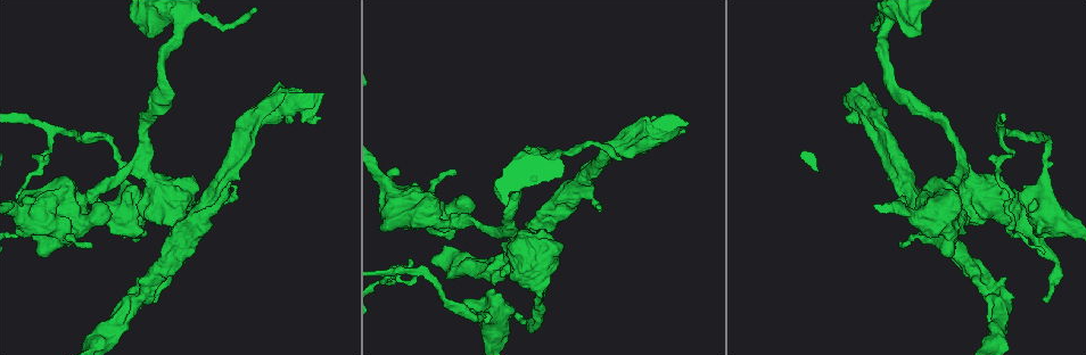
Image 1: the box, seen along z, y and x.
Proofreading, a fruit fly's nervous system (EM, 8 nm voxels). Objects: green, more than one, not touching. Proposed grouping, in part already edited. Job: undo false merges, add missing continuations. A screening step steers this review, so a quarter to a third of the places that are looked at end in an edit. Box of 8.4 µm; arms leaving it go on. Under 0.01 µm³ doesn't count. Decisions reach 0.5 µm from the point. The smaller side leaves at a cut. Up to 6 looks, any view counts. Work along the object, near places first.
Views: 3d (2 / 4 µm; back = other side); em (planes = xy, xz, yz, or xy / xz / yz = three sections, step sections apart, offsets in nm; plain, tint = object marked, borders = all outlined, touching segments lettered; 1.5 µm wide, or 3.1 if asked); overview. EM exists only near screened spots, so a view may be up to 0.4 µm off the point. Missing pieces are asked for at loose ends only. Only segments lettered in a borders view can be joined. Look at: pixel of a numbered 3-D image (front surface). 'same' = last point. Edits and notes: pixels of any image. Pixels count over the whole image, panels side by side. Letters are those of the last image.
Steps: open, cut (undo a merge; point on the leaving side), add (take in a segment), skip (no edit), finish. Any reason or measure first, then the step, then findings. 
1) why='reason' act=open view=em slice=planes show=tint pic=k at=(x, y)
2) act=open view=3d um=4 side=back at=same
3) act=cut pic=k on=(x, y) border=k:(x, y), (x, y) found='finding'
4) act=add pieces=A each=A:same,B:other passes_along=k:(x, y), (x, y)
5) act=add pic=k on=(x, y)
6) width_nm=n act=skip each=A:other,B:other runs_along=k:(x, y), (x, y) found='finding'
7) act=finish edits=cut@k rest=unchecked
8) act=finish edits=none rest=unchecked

why='thick end' act=open view=3d um=4 pic=1 at=(397, 170)

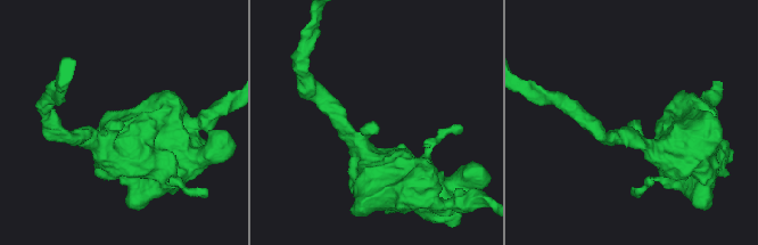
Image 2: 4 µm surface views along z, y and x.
why='now the EM' act=open view=em slice=yz step=8 show=tint pic=2 at=(634, 122)

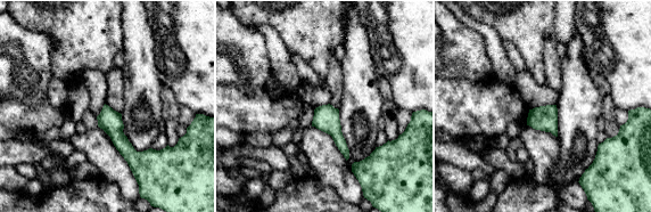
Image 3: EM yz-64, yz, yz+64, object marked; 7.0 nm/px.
why='cut it another way' act=open view=em slice=planes show=borders at=same

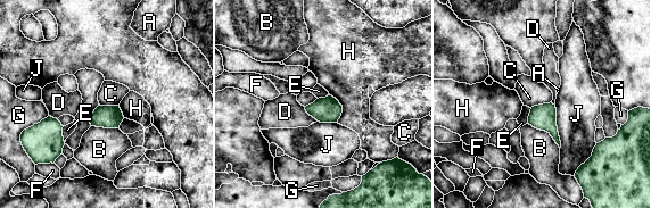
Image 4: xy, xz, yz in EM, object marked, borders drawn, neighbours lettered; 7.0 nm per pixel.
act=skip each=A:other,B:other,C:other,D:other,E:other,F:other,G:other,H:other,J:other border=4:(551, 101), (530, 107) found='no lettered segment goes on from it'

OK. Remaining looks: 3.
why='sharp bend' act=open view=em slice=planes show=borders pic=1 at=(1004, 131)

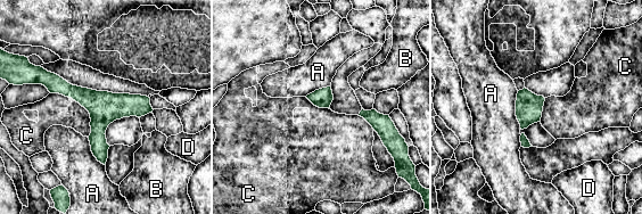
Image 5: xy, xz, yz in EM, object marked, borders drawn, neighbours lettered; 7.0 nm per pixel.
act=skip each=A:other,B:other,C:other,D:other runs_along=5:(63, 89), (100, 105), (149, 109) found='one cell here'

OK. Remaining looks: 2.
why='an open end' act=open view=3d um=2 pic=1 at=(680, 133)

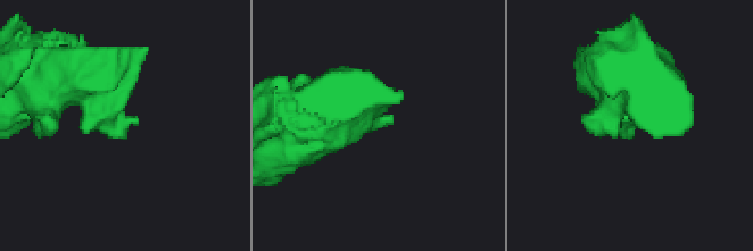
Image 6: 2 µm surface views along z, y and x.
why='shape alone is not enough' act=open view=em slice=planes show=borders pic=6 at=(123, 139)

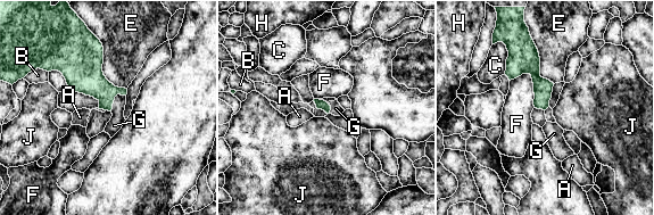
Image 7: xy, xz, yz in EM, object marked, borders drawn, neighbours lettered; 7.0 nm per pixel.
act=add pieces=G each=A:other,B:other,C:other,E:other,F:other,G:same,H:other,J:other found='it goes on there'

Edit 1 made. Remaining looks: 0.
act=finish edits=add@7 rest=unchecked

